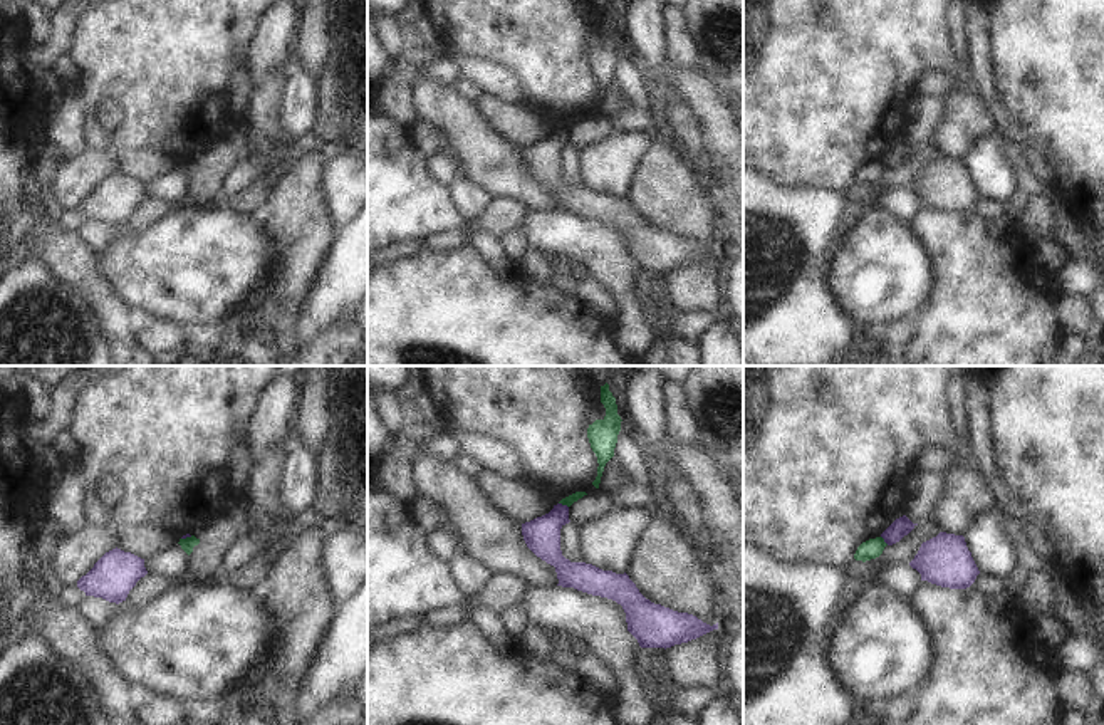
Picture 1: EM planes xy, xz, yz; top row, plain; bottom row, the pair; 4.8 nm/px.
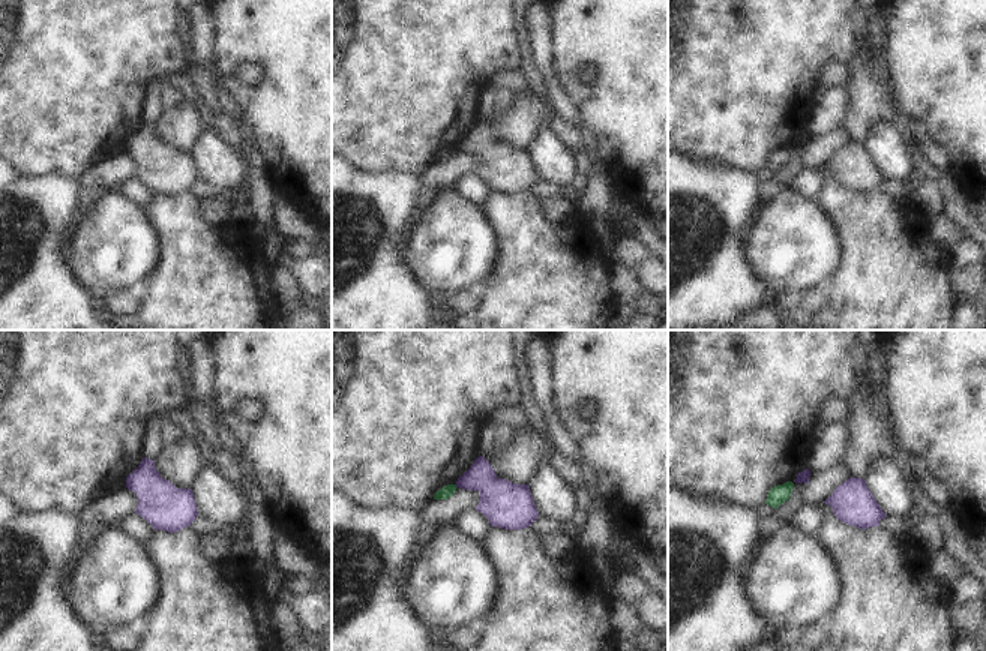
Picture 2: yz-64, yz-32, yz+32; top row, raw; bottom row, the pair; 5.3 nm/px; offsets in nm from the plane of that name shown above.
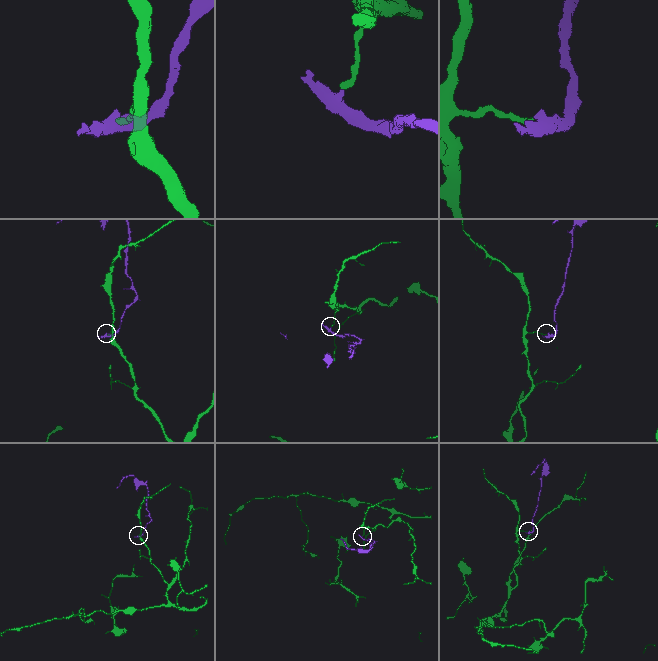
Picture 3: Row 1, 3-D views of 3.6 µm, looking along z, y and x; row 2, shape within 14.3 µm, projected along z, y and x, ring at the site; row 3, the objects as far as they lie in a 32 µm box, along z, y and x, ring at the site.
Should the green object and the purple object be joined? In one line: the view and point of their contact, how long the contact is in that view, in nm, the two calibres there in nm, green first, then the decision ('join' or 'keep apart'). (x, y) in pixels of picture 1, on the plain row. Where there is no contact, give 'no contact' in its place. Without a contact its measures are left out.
xz (564, 128) | 50 nm | 50/180 nm | keep apart

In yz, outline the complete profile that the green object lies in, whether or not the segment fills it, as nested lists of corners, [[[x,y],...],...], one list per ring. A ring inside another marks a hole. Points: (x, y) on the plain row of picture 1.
[[[883,161],[869,163],[857,171],[854,183],[862,186],[876,183],[883,178],[886,170]]]

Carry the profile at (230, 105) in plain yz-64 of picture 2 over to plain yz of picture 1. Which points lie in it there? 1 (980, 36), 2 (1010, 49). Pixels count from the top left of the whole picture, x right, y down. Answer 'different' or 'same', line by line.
1: same
2: different

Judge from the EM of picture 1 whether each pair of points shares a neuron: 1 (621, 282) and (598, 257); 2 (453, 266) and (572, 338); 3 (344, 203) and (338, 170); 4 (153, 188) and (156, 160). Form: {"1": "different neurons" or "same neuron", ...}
{"1": "same neuron", "2": "same neuron", "3": "same neuron", "4": "different neurons"}

